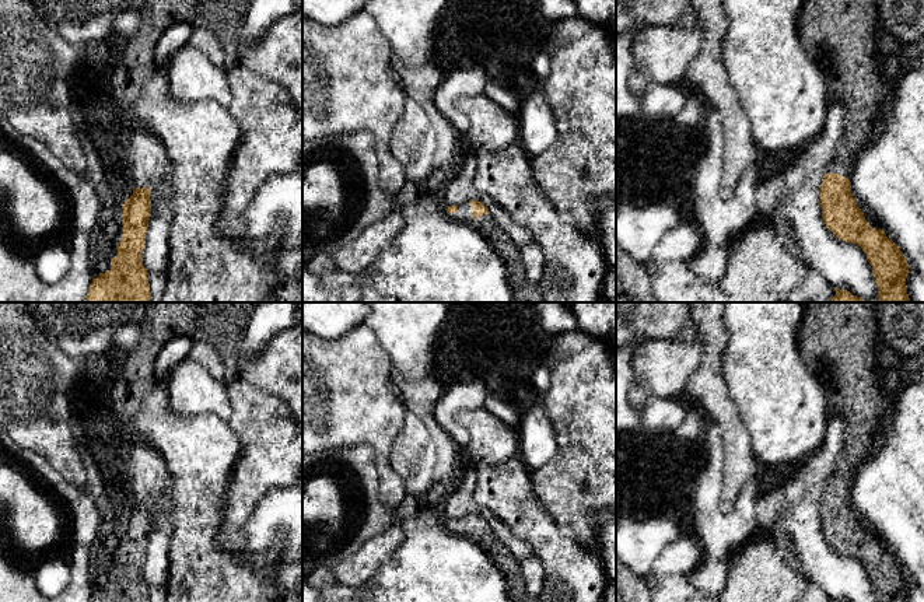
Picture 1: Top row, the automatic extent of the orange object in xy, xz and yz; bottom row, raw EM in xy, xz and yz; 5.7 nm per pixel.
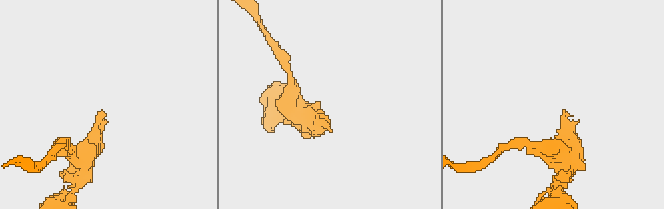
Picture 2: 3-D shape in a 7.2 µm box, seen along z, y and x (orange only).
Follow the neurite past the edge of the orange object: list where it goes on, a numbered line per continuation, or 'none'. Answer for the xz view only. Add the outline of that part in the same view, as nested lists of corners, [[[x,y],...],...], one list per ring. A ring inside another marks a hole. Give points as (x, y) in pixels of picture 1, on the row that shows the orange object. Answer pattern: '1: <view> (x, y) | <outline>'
1: xz (524, 290) | [[[469,200],[459,204],[456,213],[449,213],[448,216],[458,223],[475,228],[497,252],[507,270],[507,283],[511,288],[514,302],[545,302],[538,283],[532,283],[524,272],[519,248],[494,221],[491,214],[483,214],[479,218],[473,218]]]

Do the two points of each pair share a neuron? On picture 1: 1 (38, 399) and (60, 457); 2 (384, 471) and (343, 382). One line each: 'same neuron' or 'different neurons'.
1: same neuron
2: same neuron

